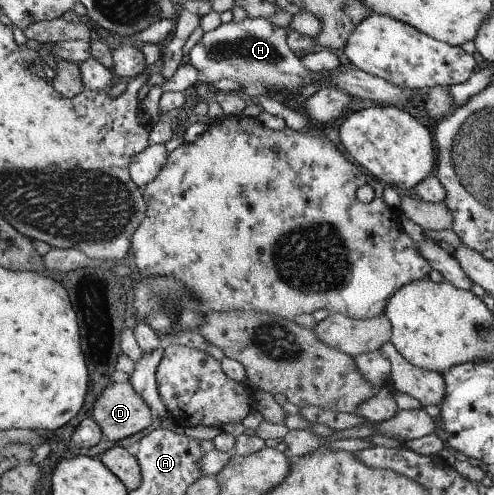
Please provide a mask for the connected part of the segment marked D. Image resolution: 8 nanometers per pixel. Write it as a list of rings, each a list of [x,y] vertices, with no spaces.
[[[109,382],[93,403],[91,415],[102,437],[113,443],[143,431],[153,417],[147,404],[127,382]]]

